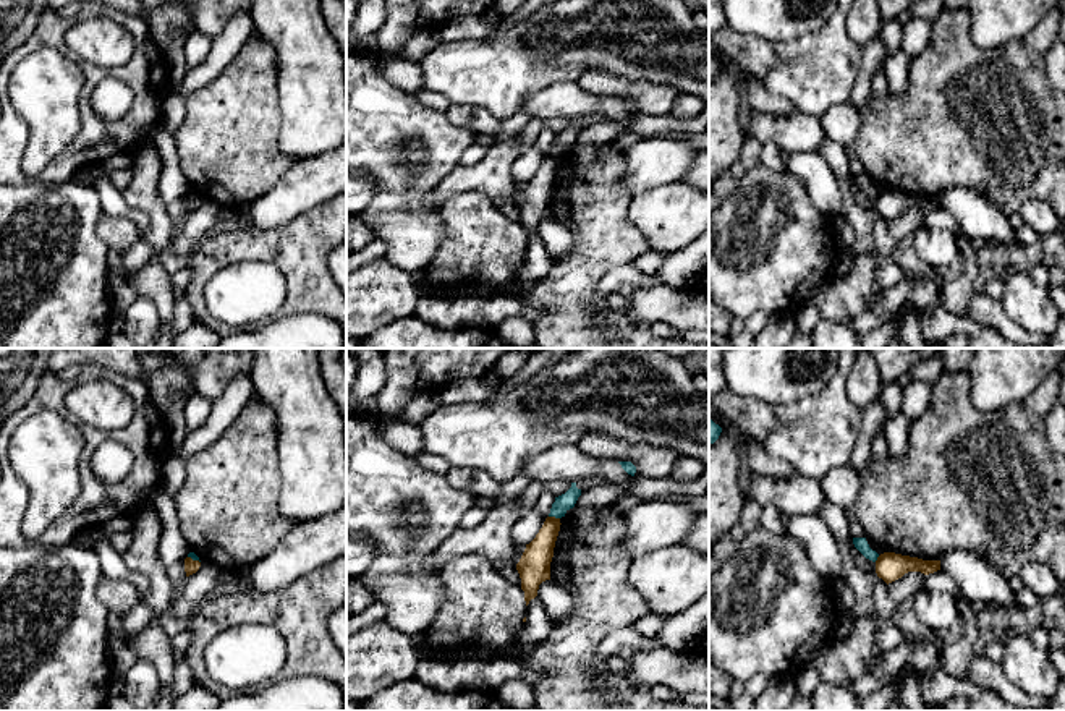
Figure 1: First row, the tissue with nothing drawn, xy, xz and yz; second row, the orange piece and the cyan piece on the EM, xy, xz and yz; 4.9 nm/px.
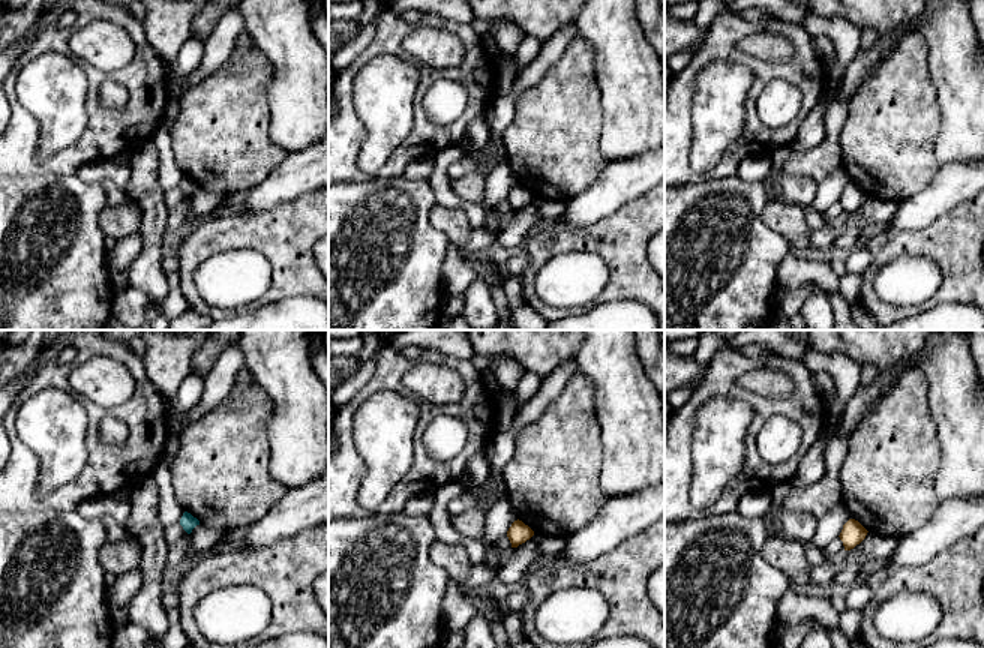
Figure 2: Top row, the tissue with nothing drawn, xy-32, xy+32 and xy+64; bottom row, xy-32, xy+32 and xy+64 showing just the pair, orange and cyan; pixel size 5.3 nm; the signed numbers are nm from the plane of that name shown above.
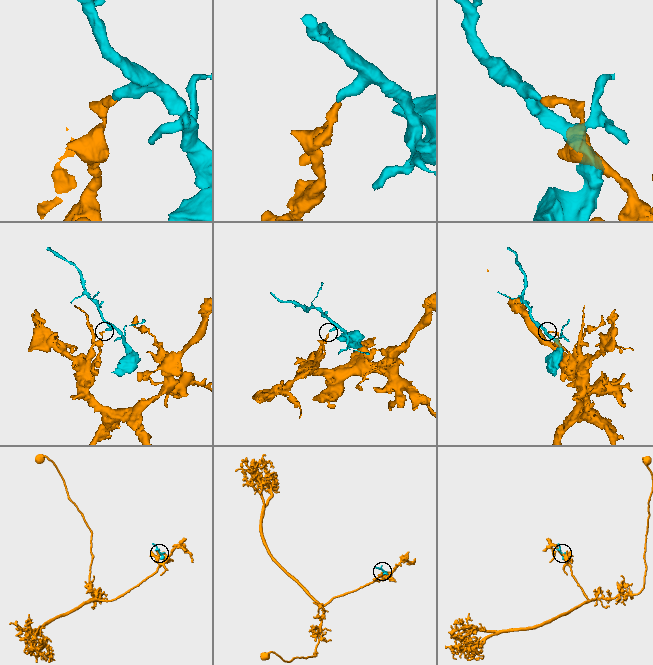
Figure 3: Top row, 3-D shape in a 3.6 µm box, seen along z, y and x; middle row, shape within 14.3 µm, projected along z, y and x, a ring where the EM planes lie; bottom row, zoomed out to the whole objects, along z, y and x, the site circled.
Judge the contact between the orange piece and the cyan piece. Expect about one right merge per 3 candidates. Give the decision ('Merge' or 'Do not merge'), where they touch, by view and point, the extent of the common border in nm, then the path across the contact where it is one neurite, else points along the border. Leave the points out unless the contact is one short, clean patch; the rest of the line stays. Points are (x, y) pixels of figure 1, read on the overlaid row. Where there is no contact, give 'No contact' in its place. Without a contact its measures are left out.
Do not merge. Touches orange at xz (554, 517). Shared border 60 nm. Boundary: xz (549, 515), (559, 519)

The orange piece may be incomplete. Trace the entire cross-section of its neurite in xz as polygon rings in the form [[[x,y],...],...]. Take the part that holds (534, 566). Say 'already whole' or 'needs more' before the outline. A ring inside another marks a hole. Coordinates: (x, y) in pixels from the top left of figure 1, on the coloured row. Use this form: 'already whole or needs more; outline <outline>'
already whole; outline [[[547,517],[536,538],[526,544],[523,556],[516,564],[526,606],[537,596],[539,585],[550,580],[550,562],[560,525],[560,518]]]

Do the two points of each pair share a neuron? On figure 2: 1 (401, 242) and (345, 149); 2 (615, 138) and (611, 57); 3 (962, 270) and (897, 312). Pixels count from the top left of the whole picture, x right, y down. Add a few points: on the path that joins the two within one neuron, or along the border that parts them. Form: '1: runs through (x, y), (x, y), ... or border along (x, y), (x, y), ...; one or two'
1: border along (368, 177), (344, 182); two
2: runs through (617, 119), (617, 77); one
3: runs through (948, 287), (930, 303), (914, 309); one

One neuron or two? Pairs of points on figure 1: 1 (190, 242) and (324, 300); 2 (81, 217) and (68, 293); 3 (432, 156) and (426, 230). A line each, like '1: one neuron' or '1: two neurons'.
1: two neurons
2: one neuron
3: one neuron

